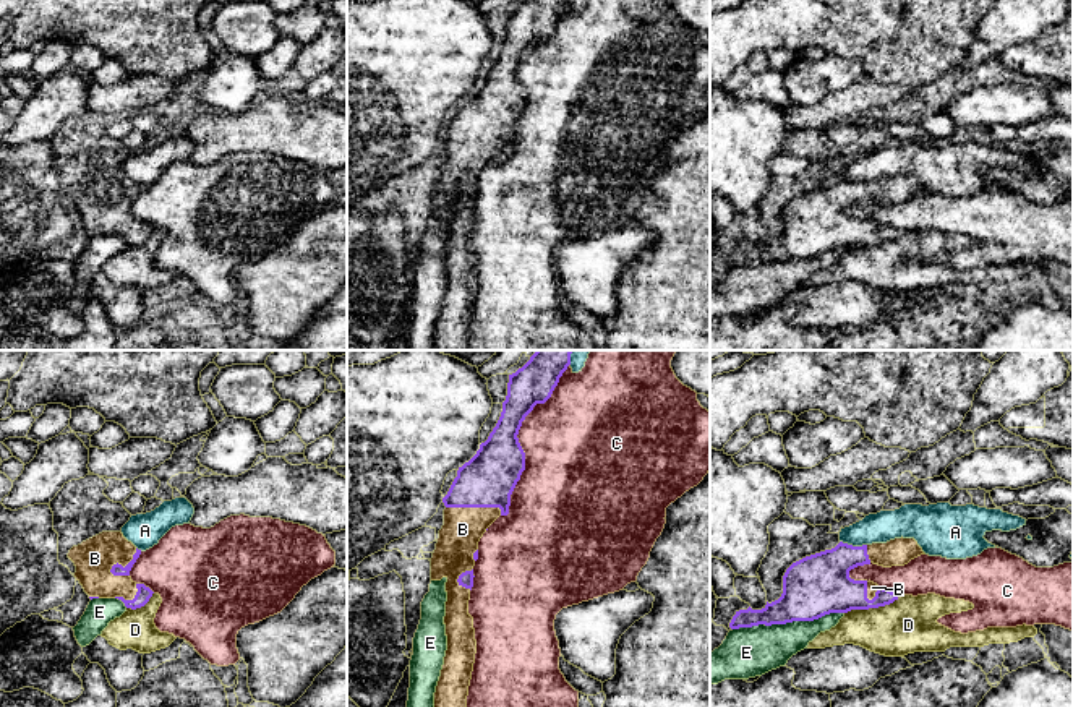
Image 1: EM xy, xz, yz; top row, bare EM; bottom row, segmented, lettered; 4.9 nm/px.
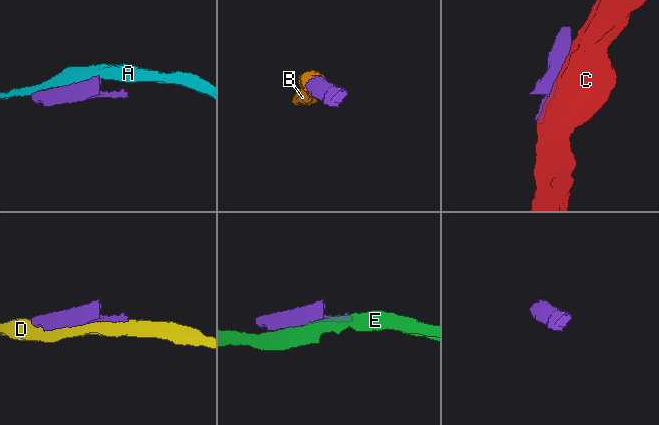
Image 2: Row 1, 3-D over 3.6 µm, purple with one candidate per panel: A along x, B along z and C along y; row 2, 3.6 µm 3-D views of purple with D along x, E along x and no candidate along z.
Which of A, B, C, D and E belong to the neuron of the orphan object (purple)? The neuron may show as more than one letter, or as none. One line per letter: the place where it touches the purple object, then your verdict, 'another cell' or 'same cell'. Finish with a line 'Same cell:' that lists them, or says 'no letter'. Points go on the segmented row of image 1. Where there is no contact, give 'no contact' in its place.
A: yz (851, 545) | another cell
B: xz (475, 506) | same cell
C: xz (517, 440) | another cell
D: yz (872, 607) | another cell
E: yz (788, 621) | another cell
Same cell: B

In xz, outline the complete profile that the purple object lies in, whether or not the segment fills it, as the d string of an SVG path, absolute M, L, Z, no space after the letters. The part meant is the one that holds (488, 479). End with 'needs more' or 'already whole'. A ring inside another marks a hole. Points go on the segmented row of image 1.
M536 350L530 360L509 375L507 396L502 402L501 417L480 444L477 454L457 470L447 495L442 498L444 525L439 530L436 550L431 558L431 581L447 579L446 592L446 636L447 650L434 692L434 707L467 707L468 686L472 679L477 641L473 618L468 615L470 590L473 587L473 566L478 559L478 542L488 527L499 517L509 514L511 495L525 470L525 452L519 443L519 430L525 417L536 404L545 404L559 378L571 365L572 350Z | needs more

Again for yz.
M914 538L853 546L840 542L835 548L793 563L783 576L783 593L762 610L739 610L729 628L814 621L830 613L869 610L893 603L898 593L874 582L854 581L849 571L864 564L904 566L926 555Z | needs more

